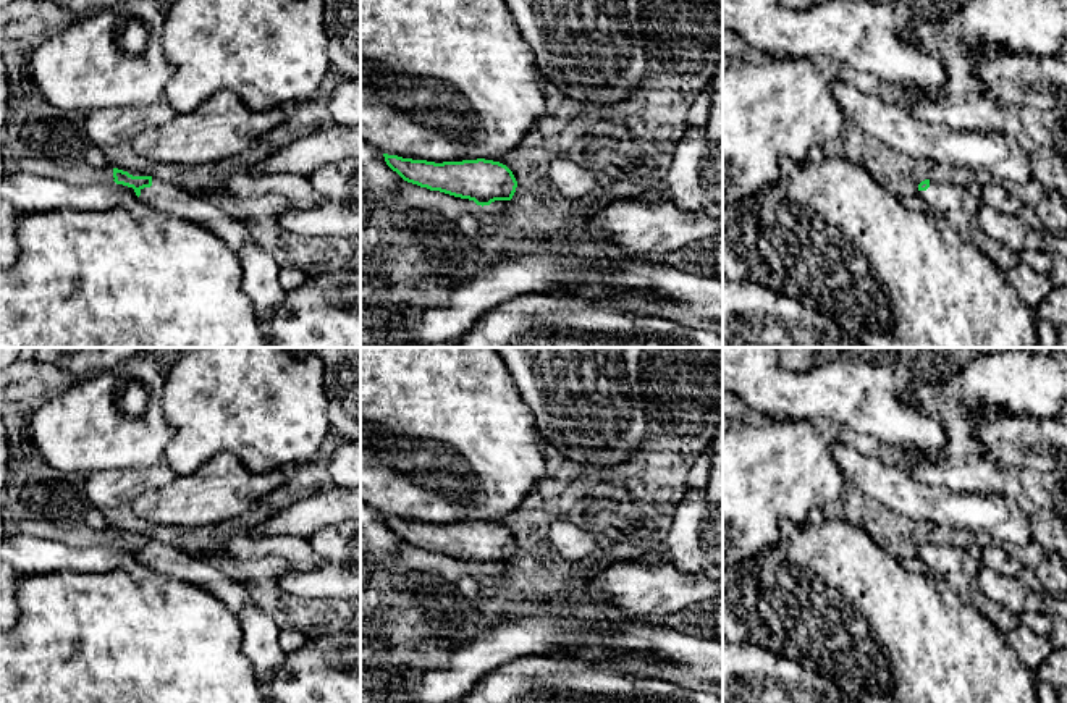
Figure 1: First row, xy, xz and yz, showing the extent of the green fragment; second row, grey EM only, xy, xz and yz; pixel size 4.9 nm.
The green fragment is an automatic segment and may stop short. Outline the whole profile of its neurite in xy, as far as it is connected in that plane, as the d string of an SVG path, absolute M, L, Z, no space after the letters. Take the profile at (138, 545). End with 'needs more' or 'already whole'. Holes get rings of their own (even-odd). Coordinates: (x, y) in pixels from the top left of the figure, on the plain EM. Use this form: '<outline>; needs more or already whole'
M113 530L113 543L133 549L152 574L163 574L213 595L231 612L239 614L252 603L247 587L233 580L210 562L197 558L186 546L178 545L163 535L155 538L133 538L128 533Z; needs more

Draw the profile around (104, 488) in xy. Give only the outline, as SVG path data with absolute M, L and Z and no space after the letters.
M165 462L126 470L97 470L84 475L84 491L100 511L131 504L142 493L170 485L176 474Z

